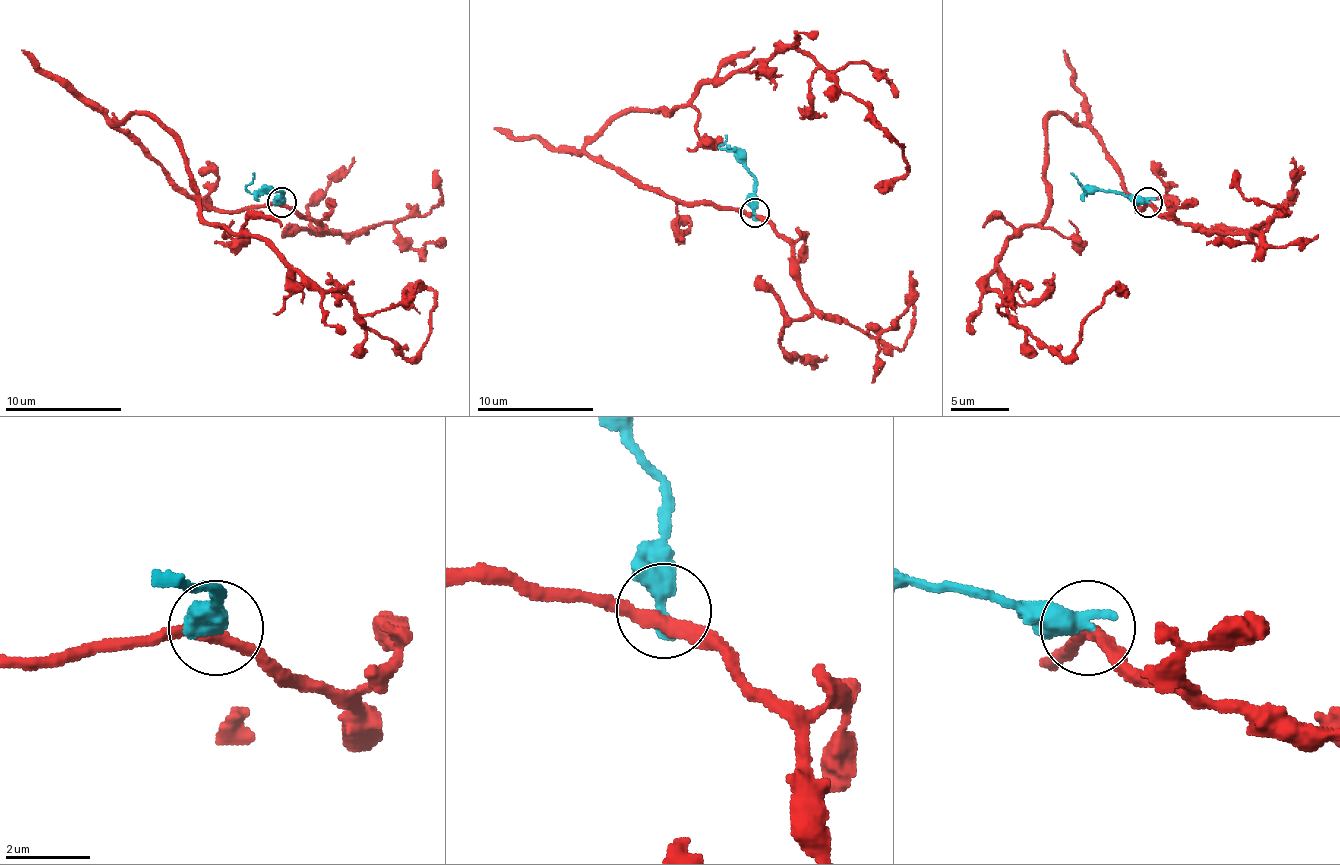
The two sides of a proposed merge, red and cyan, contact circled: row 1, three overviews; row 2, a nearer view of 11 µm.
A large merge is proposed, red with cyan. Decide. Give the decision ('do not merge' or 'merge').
do not merge

